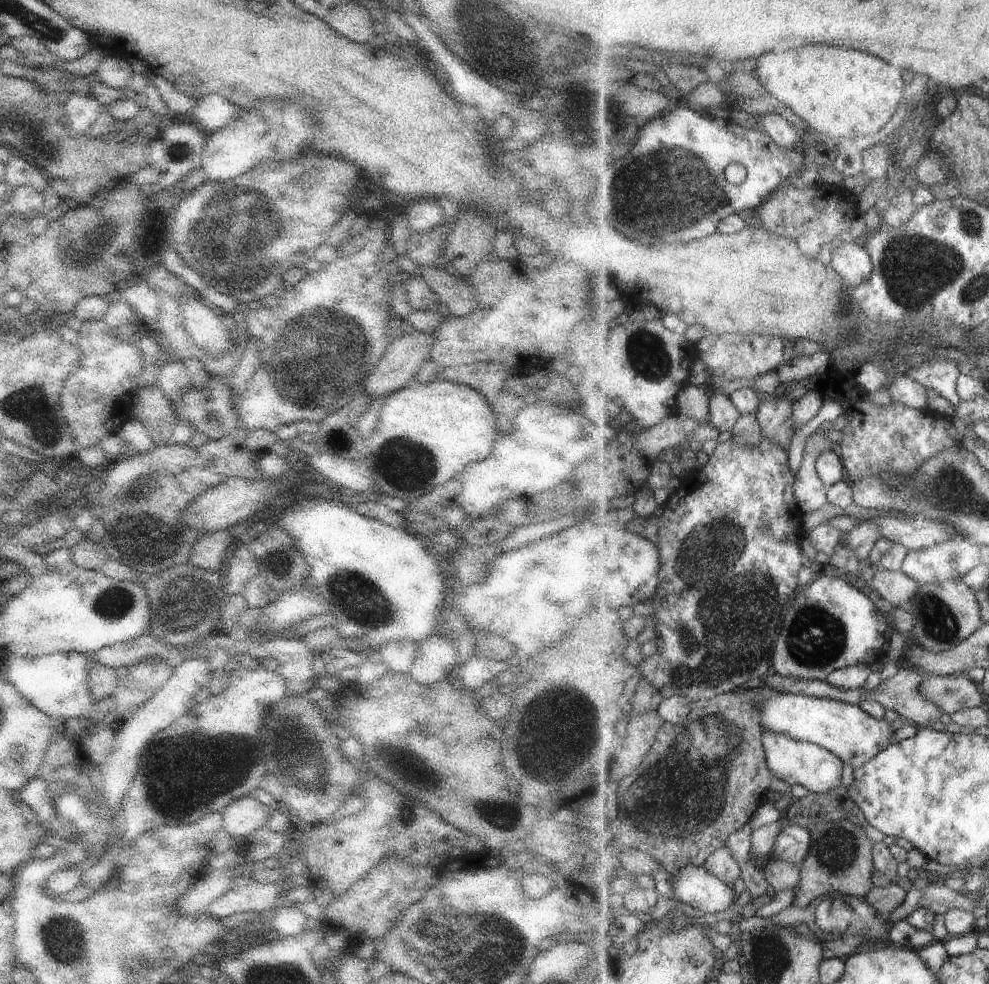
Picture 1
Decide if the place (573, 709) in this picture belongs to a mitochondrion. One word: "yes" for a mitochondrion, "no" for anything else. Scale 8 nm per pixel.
yes

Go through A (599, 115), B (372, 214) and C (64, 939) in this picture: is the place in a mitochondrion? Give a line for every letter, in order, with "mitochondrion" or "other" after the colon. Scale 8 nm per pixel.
A: mitochondrion
B: other
C: mitochondrion

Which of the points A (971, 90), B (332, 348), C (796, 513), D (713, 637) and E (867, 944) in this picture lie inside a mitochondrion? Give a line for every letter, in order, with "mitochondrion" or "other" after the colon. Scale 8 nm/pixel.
A: other
B: mitochondrion
C: other
D: mitochondrion
E: other

